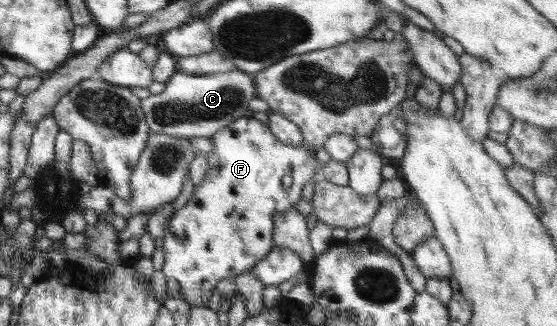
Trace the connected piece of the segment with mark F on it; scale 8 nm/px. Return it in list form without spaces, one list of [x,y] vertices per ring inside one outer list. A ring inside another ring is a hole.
[[[242,116],[231,122],[228,126],[218,131],[216,135],[212,136],[213,149],[206,154],[206,158],[209,164],[208,172],[204,177],[204,180],[200,184],[194,184],[193,195],[186,201],[186,204],[174,212],[169,222],[169,227],[166,228],[163,234],[163,251],[165,254],[165,261],[163,264],[163,273],[166,277],[175,278],[181,286],[181,296],[185,302],[190,306],[206,307],[209,304],[209,298],[211,292],[214,290],[219,280],[223,278],[230,278],[238,276],[243,270],[252,269],[253,266],[261,259],[264,258],[274,247],[272,240],[273,216],[276,213],[284,212],[286,209],[295,206],[301,198],[302,188],[306,182],[311,180],[317,181],[320,178],[319,164],[315,158],[311,155],[310,150],[306,145],[301,147],[295,147],[292,145],[284,144],[280,142],[272,132],[270,132],[268,125],[253,116],[245,117]]]

